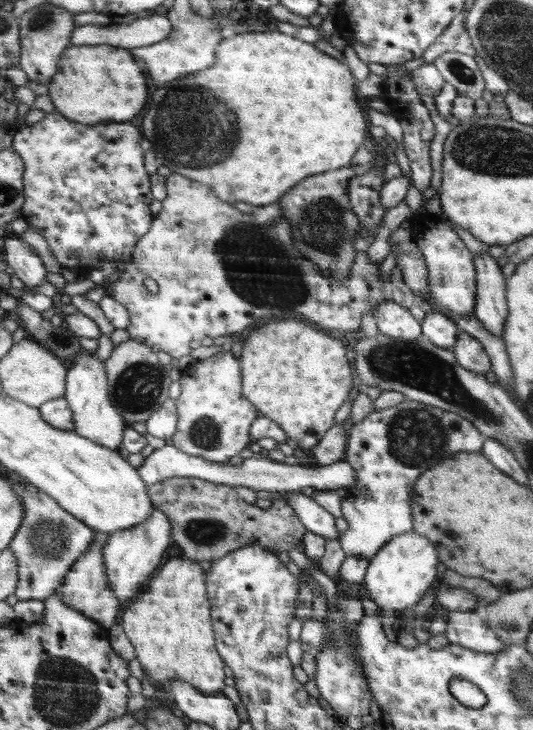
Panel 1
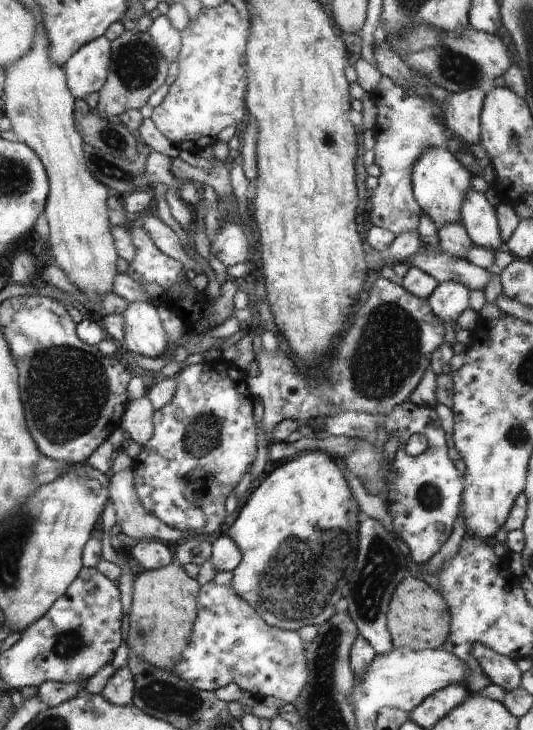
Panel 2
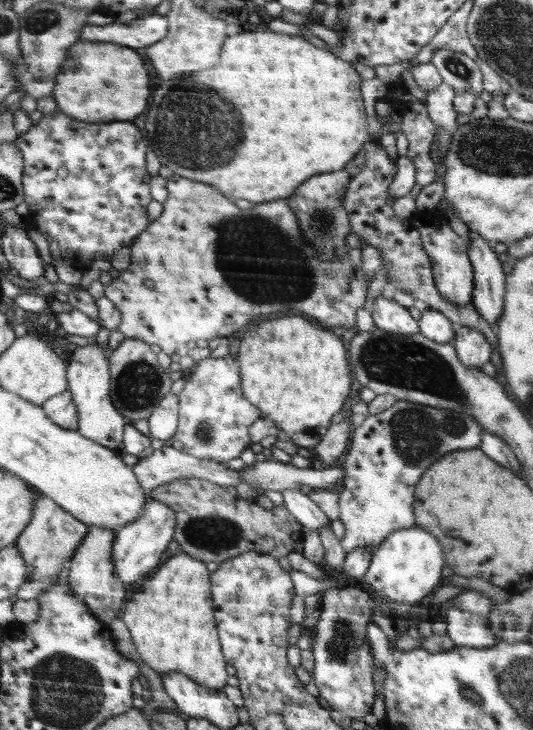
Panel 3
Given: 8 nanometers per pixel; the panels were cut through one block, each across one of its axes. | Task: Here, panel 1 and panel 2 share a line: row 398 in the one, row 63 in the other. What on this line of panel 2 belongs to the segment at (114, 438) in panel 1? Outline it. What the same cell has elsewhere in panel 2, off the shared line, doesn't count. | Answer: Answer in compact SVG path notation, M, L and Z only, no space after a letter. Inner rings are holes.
M104 35L72 55L63 68L72 96L80 100L100 92L108 80L111 59L111 41Z

